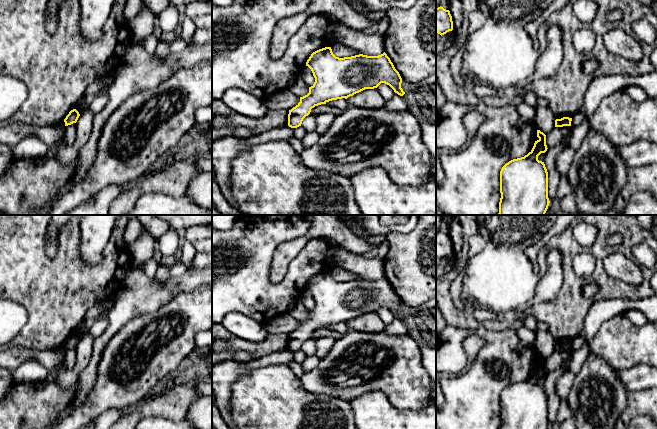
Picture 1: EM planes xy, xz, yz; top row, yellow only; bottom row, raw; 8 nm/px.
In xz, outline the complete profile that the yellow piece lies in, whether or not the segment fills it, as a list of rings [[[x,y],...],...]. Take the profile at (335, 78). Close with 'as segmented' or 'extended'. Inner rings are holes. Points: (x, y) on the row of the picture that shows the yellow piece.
[[[325,47],[311,54],[306,66],[311,69],[315,82],[309,87],[309,93],[300,97],[300,102],[289,110],[288,126],[291,128],[301,126],[303,119],[315,106],[326,104],[332,100],[347,99],[365,89],[377,88],[381,83],[389,85],[400,96],[405,94],[401,88],[402,78],[385,52],[378,56],[359,54],[339,58],[333,54],[331,47]]]; as segmented

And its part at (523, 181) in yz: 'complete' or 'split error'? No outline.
complete

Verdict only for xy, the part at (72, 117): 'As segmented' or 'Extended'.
As segmented

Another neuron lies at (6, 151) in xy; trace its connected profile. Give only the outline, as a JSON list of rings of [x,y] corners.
[[[0,144],[0,177],[13,161],[13,146]]]

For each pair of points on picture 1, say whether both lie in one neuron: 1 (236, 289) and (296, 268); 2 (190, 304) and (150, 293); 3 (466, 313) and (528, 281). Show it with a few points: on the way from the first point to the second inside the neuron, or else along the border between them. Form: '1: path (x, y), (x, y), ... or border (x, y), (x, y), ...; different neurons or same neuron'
1: path (252, 289), (280, 289), (285, 284); same neuron
2: border (193, 289), (176, 294), (152, 312); different neurons
3: path (481, 300), (499, 282), (513, 282); same neuron

